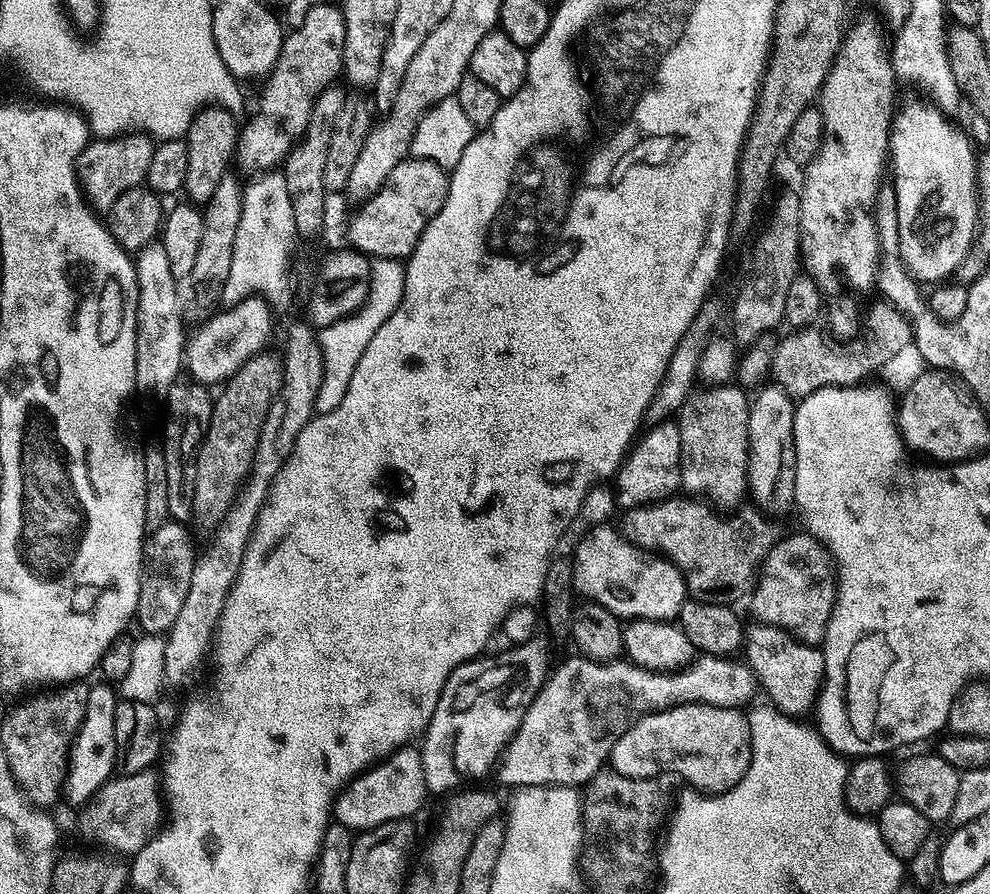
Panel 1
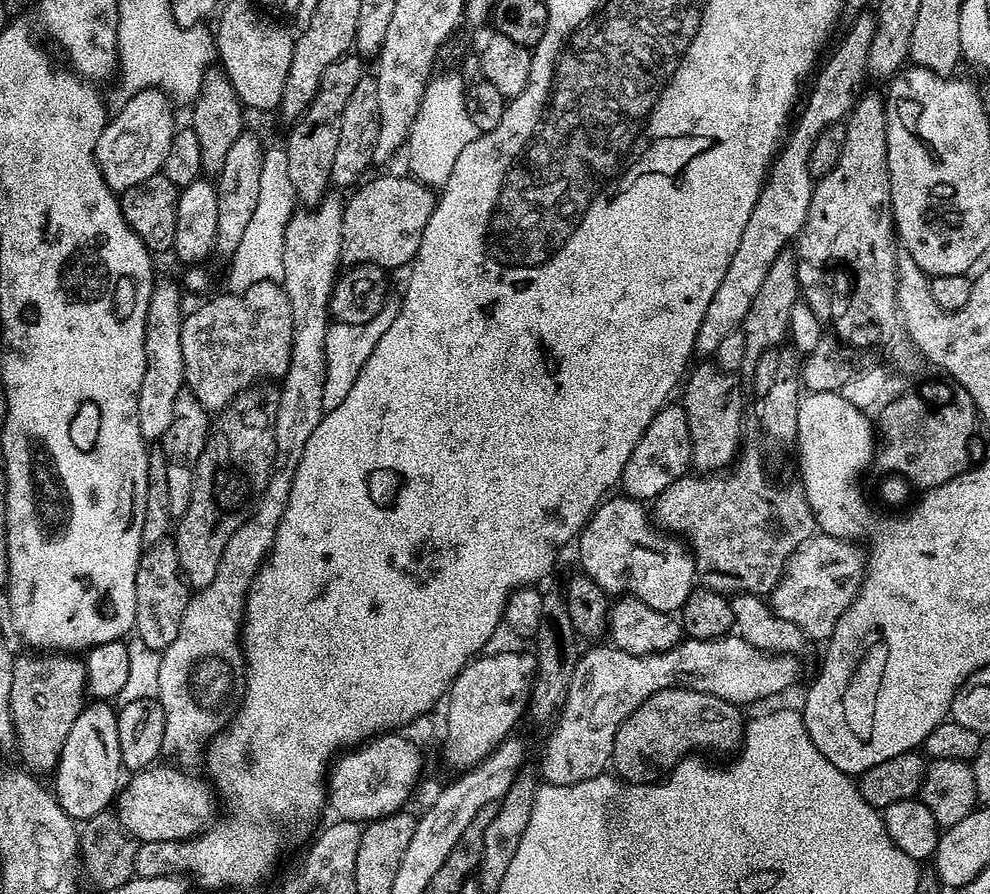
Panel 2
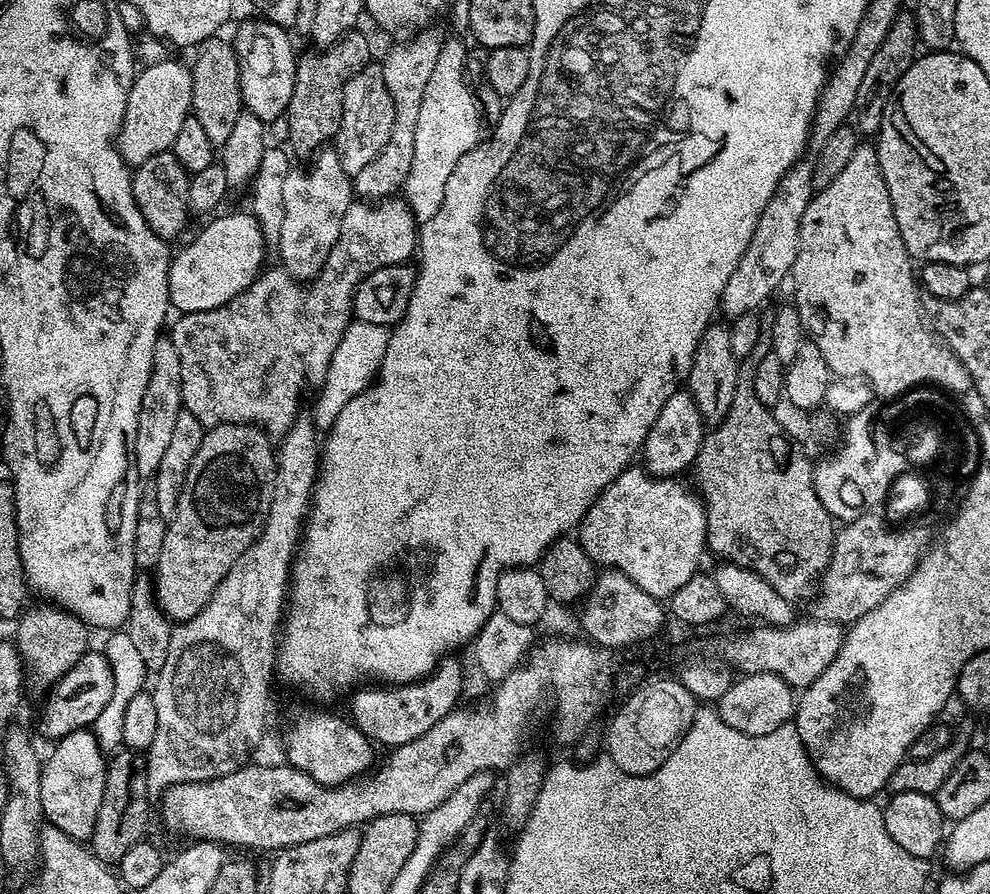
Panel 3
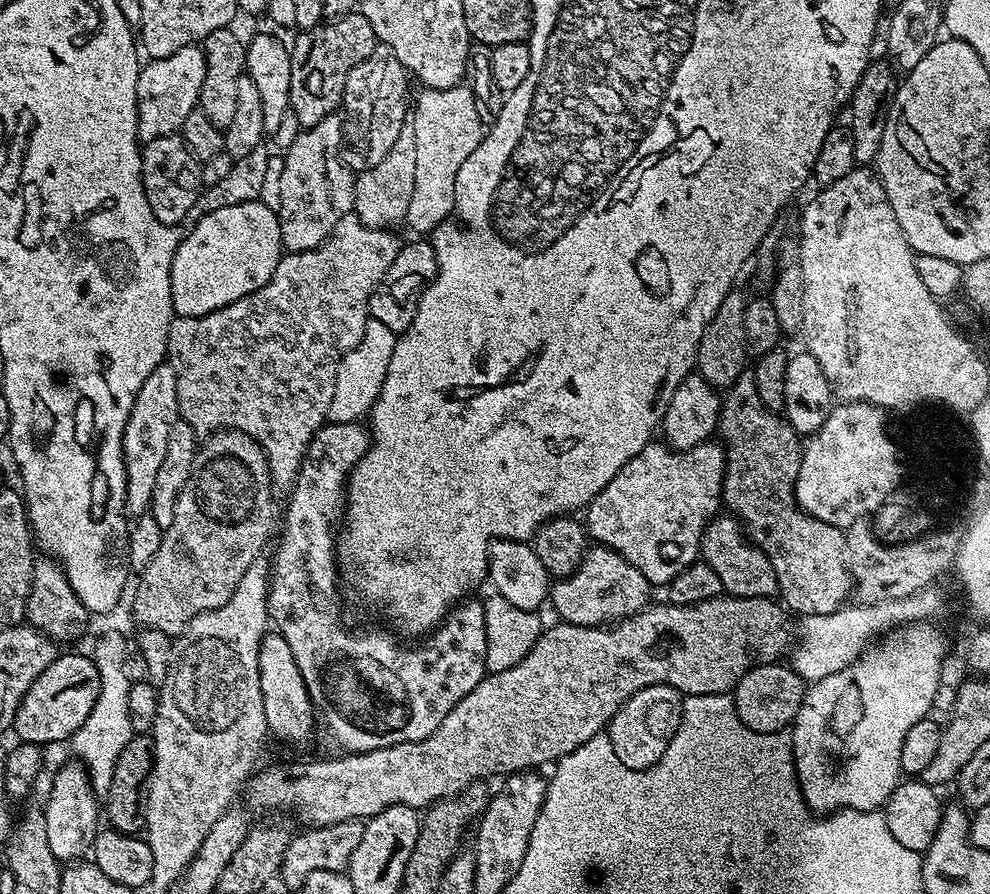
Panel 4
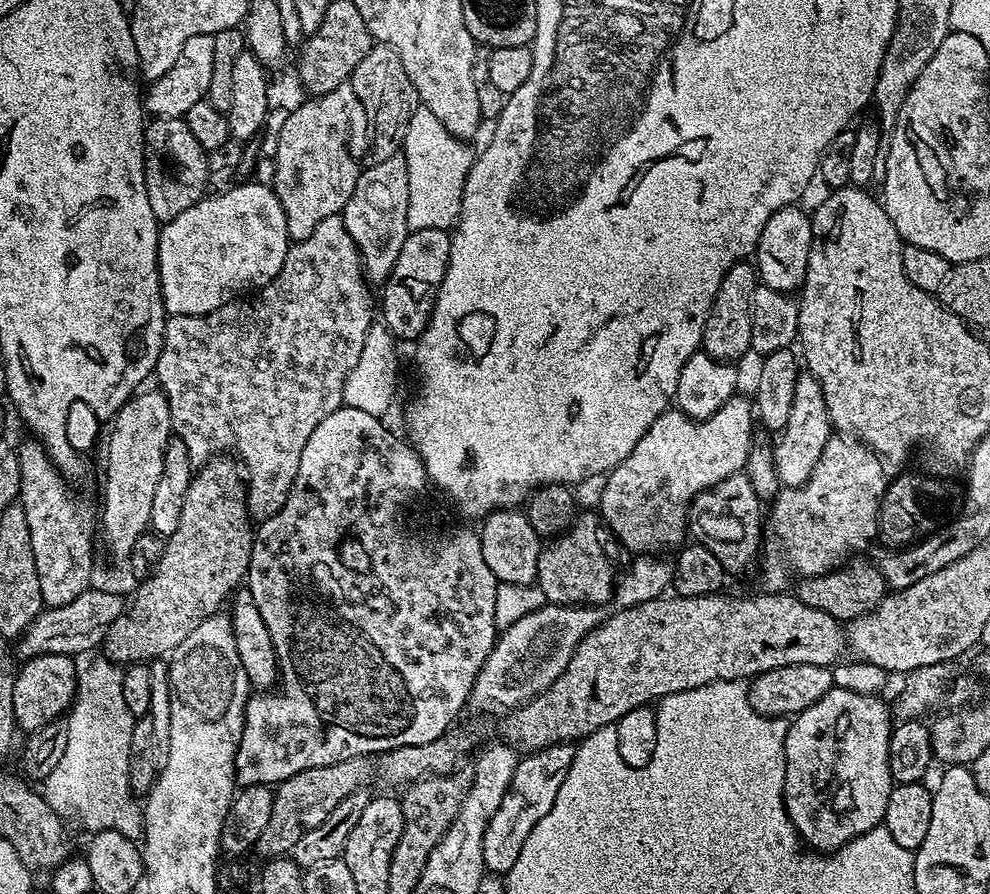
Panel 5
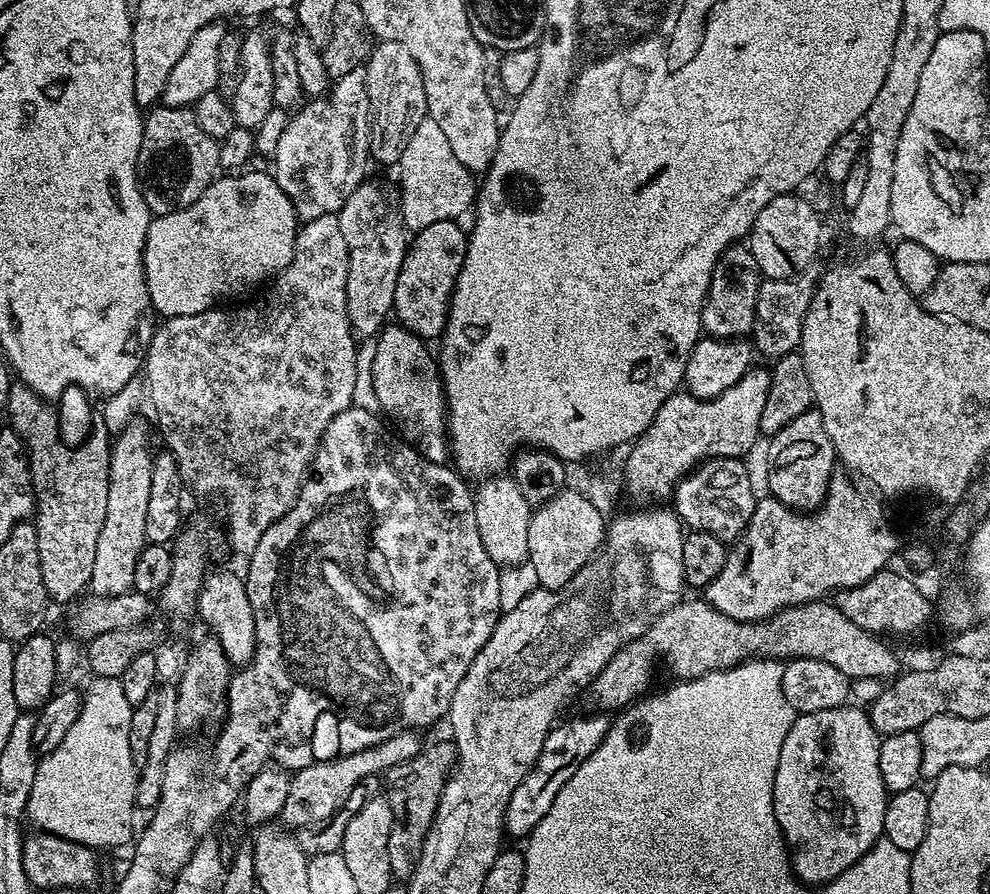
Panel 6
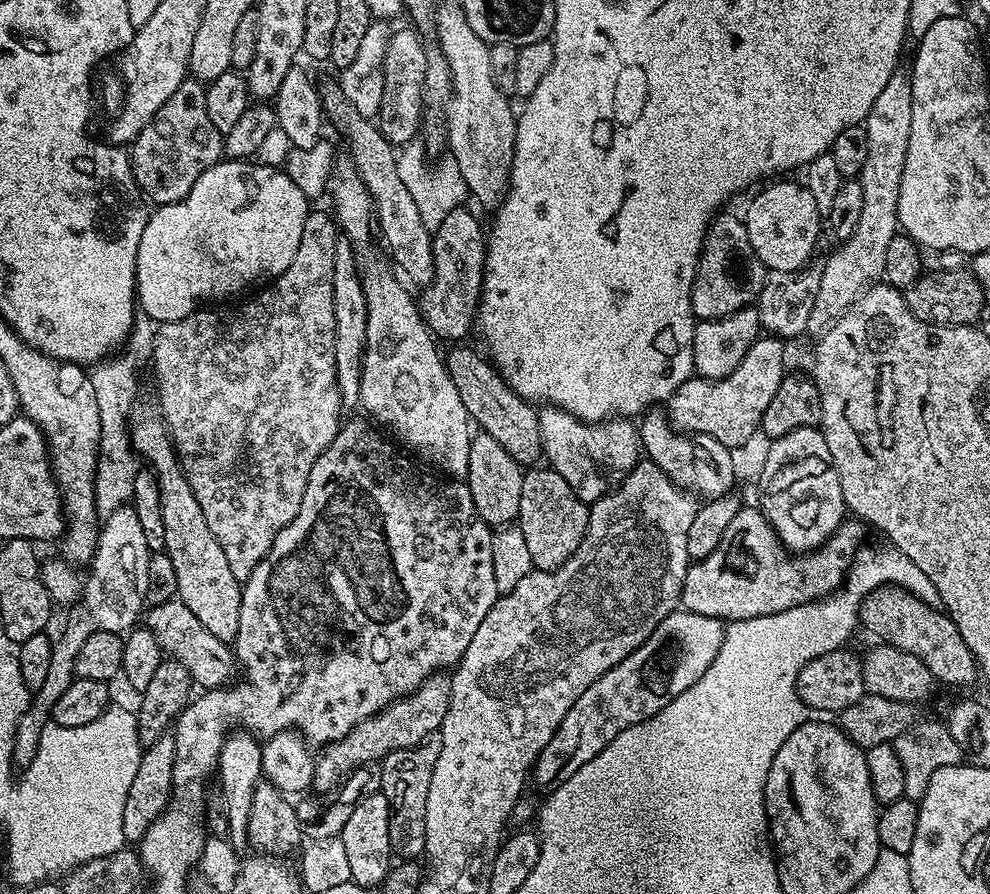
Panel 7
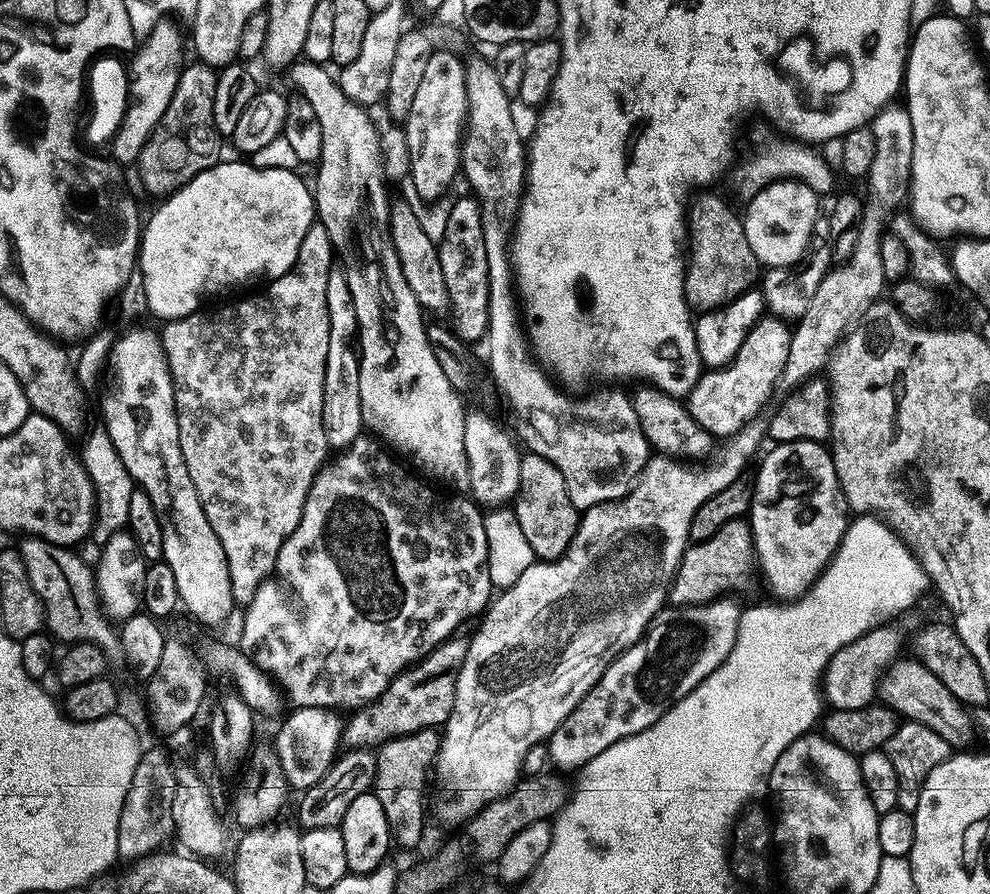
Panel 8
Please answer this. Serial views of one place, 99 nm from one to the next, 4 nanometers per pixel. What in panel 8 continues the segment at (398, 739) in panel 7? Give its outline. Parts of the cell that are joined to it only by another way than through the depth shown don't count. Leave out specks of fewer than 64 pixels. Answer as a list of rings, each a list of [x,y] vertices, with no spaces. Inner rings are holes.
[[[464,634],[439,644],[429,656],[417,660],[392,679],[376,700],[353,711],[347,719],[343,743],[348,748],[372,748],[423,728],[439,729],[450,718],[458,674],[466,662],[469,637]]]

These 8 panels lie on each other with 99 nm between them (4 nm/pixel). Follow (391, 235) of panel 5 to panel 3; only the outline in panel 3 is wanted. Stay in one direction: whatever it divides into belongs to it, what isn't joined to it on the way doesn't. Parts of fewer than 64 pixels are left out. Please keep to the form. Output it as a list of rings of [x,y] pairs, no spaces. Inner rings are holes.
[[[432,30],[417,31],[413,40],[394,45],[382,59],[382,75],[386,90],[390,90],[390,102],[394,104],[394,126],[378,158],[374,158],[363,170],[358,170],[354,178],[355,195],[365,201],[395,197],[404,187],[406,174],[410,174],[410,162],[414,160],[414,130],[418,126],[418,113],[422,110],[422,94],[426,90],[426,82],[430,82],[430,74],[434,74],[434,62],[438,62],[442,43],[441,37],[428,31]]]

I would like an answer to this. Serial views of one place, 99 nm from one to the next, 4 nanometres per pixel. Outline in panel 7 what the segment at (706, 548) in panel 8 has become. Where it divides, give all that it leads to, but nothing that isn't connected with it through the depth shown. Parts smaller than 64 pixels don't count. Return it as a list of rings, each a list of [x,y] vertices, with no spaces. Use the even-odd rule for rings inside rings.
[[[742,506],[730,518],[726,534],[722,534],[722,542],[718,542],[713,553],[689,563],[680,604],[683,611],[731,622],[762,618],[812,600],[822,600],[845,583],[856,553],[861,551],[864,531],[865,525],[860,520],[845,519],[821,548],[796,555],[785,548],[759,507]]]

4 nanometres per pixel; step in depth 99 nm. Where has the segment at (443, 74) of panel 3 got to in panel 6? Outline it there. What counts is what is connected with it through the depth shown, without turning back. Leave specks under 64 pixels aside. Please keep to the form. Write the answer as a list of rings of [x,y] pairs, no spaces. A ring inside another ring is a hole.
[[[425,118],[418,130],[410,134],[410,142],[406,142],[406,150],[402,150],[398,161],[399,168],[398,211],[405,229],[418,233],[434,222],[459,221],[460,215],[473,207],[478,191],[477,181],[473,173],[458,162],[454,150],[450,150],[450,142],[446,134],[442,134],[442,126],[438,126],[438,122]]]

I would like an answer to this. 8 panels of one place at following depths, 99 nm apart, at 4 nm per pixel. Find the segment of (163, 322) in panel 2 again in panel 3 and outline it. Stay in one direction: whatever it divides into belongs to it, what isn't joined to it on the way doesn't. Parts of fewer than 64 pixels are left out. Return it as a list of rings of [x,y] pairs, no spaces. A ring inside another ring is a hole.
[[[161,338],[154,346],[150,382],[146,382],[146,390],[142,394],[142,406],[138,414],[138,430],[132,451],[132,459],[136,462],[137,477],[155,477],[158,466],[162,466],[162,457],[174,431],[174,422],[181,411],[182,366],[178,359],[178,350],[174,350],[174,342],[170,338]]]

